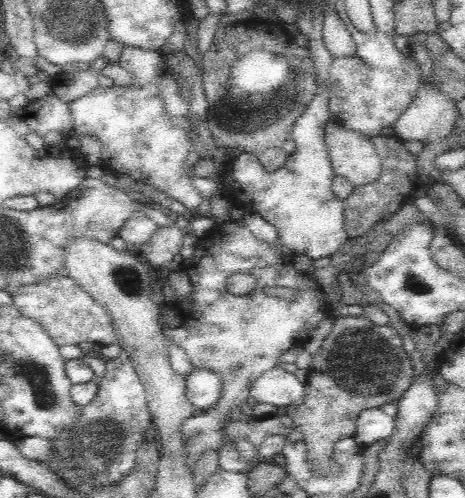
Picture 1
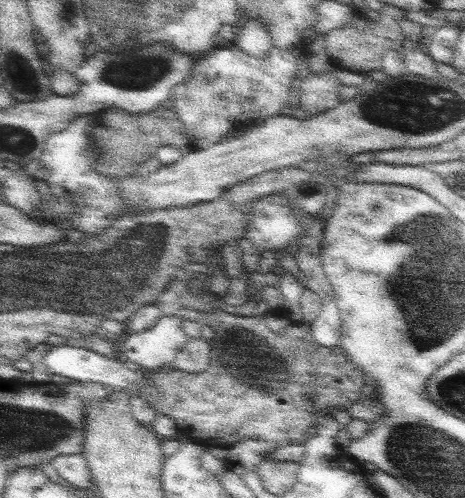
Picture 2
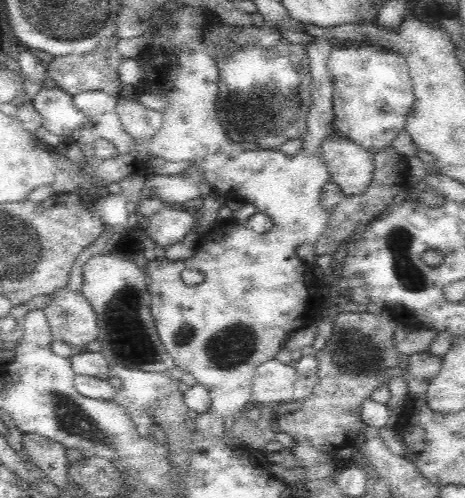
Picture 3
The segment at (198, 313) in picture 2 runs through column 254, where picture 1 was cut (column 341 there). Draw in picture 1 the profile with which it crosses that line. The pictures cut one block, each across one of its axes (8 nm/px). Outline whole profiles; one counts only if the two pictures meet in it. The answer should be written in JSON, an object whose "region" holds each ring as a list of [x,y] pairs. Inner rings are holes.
{"region":[[[350,314],[334,316],[332,332],[324,340],[322,348],[314,354],[308,380],[304,382],[304,404],[286,410],[294,420],[292,428],[304,434],[308,462],[322,470],[332,466],[334,474],[334,444],[356,434],[356,422],[364,410],[398,402],[414,384],[412,368],[414,362],[404,350],[404,340],[392,326],[376,326],[366,318],[366,314],[358,318]]]}

